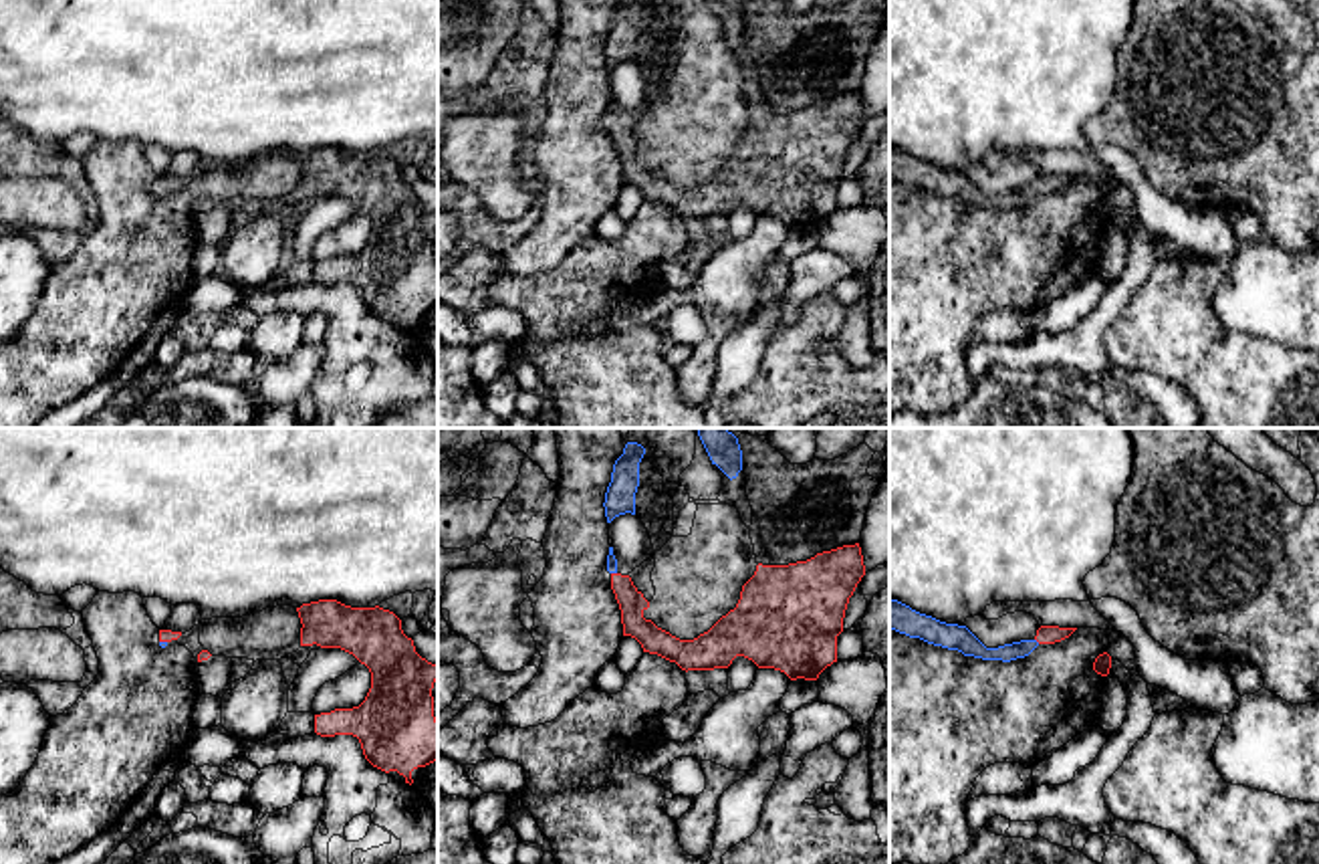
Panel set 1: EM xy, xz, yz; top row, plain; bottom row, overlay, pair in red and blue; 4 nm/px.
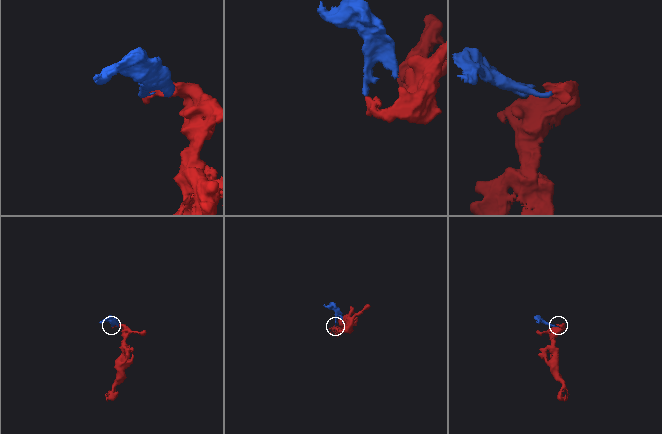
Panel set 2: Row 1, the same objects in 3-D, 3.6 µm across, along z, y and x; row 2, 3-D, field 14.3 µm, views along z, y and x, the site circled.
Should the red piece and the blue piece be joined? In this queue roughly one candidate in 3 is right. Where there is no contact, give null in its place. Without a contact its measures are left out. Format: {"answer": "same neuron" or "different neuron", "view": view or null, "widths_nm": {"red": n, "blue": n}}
{"answer": "same neuron", "view": "yz", "widths_nm": {"red": 80, "blue": 70}}

